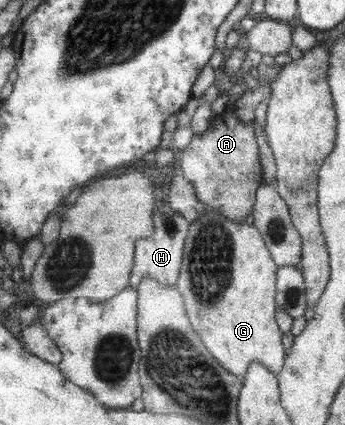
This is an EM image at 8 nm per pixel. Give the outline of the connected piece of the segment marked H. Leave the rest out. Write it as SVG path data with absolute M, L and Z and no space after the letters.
M161 203L156 210L157 233L153 237L141 239L137 243L136 265L133 269L131 286L138 290L145 278L155 278L164 286L175 286L180 282L184 268L185 243L191 230L191 221L183 213L171 206Z

